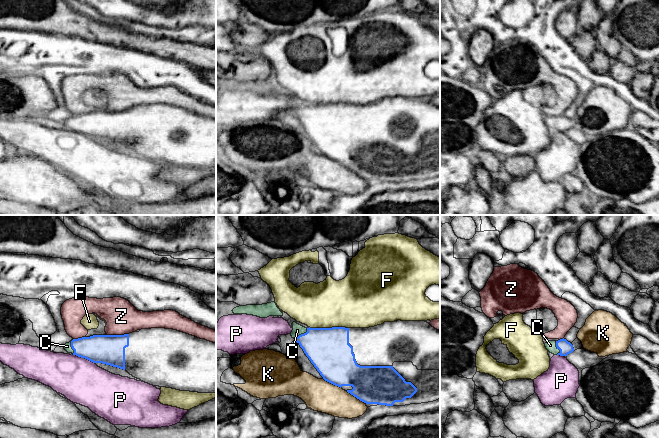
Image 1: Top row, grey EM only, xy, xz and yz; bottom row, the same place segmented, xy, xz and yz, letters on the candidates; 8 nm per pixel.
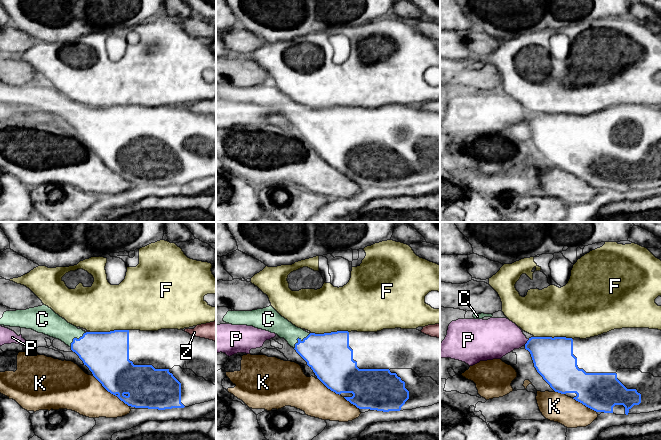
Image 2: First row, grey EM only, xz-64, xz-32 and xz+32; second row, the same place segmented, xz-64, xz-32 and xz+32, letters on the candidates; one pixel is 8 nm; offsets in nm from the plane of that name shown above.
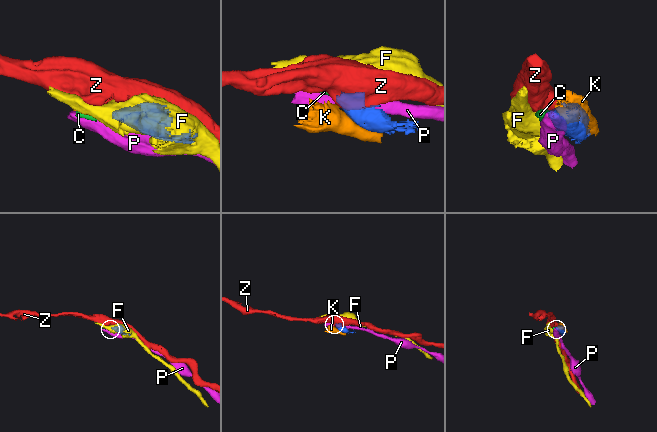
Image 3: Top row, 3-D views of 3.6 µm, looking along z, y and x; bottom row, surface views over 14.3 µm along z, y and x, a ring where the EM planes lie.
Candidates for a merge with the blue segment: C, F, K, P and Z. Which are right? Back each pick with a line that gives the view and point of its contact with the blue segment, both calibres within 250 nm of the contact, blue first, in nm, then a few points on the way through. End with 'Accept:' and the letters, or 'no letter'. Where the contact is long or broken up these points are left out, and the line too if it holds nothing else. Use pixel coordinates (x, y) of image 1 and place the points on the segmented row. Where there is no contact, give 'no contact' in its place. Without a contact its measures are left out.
C: contact xz (301, 334); calibres 340 and 80 nm; way xz (328, 349), (301, 334), (297, 330)
Accept: C

